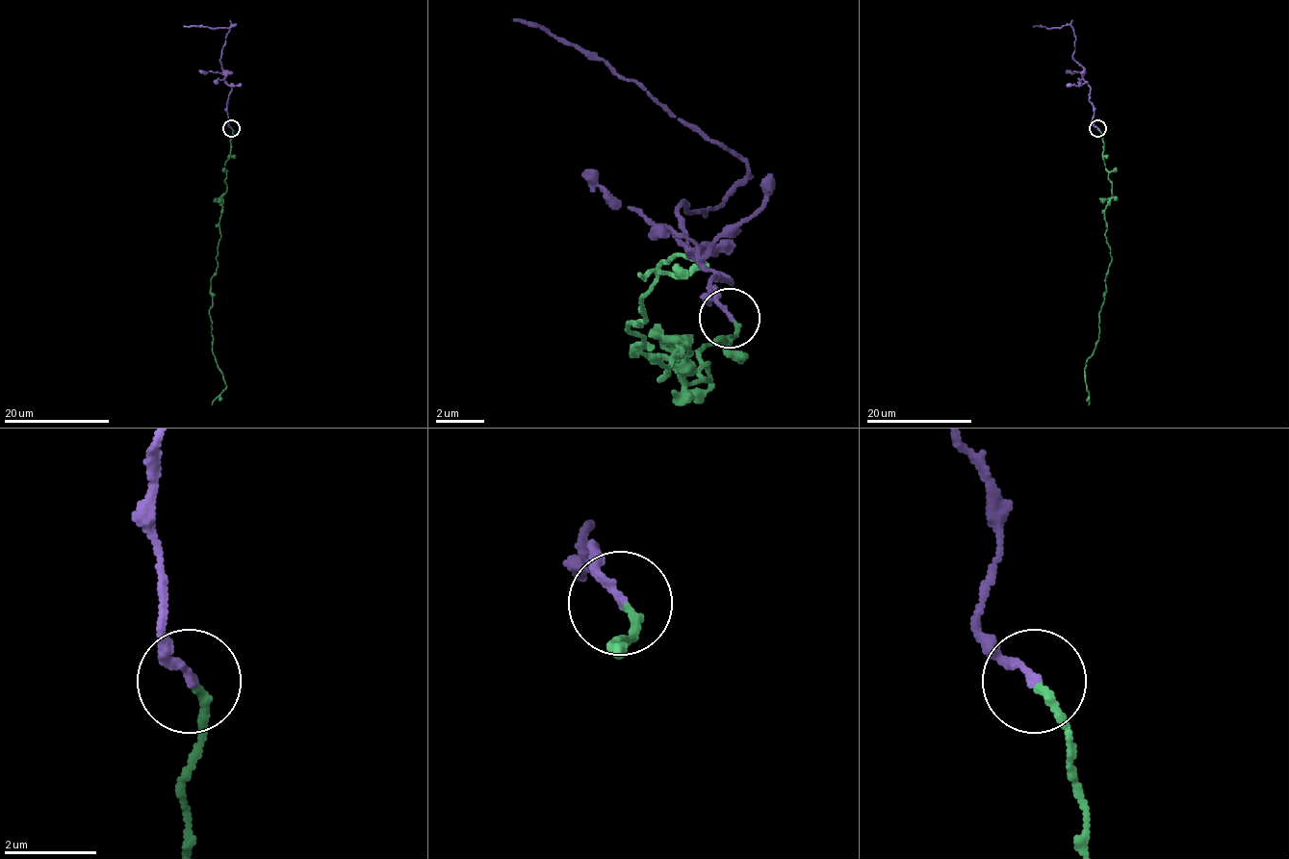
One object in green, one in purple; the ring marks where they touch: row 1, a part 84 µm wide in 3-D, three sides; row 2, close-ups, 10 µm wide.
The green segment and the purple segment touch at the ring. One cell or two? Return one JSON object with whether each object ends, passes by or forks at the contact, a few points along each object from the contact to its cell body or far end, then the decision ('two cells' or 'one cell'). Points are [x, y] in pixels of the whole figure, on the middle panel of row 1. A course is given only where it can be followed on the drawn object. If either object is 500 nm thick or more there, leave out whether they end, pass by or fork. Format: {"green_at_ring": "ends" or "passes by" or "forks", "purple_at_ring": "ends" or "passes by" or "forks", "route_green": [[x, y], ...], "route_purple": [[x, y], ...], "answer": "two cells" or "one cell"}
{"green_at_ring": "ends", "purple_at_ring": "ends", "route_green": [[734, 316], [698, 352], [709, 382], [685, 347], [661, 382], [631, 323], [661, 262], [704, 262], [637, 274]], "route_purple": [[728, 316], [680, 208], [704, 214], [746, 171], [644, 88], [511, 21]], "answer": "one cell"}

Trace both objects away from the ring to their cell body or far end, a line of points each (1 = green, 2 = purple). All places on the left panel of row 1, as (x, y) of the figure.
1: (232, 129), (229, 158), (224, 165), (227, 192), (221, 202), (210, 314), (213, 353), (225, 387), (211, 404)
2: (231, 128), (227, 106), (231, 86), (224, 79), (220, 59), (225, 35), (235, 25), (228, 28), (183, 25)

